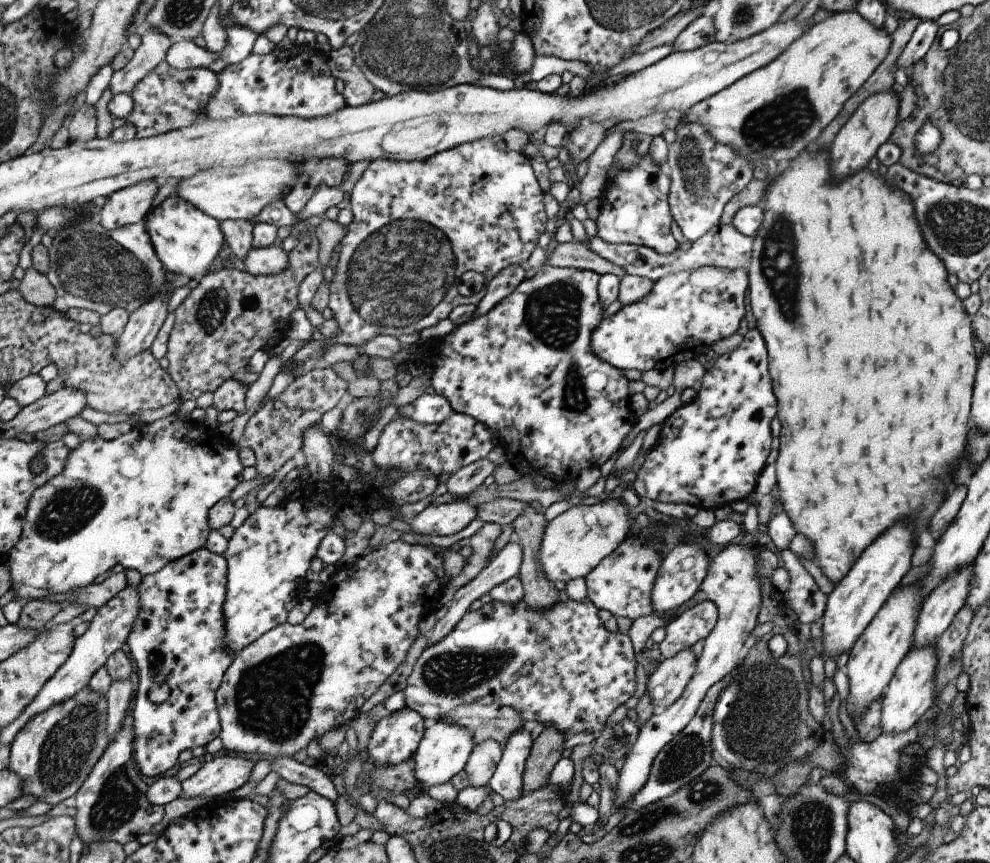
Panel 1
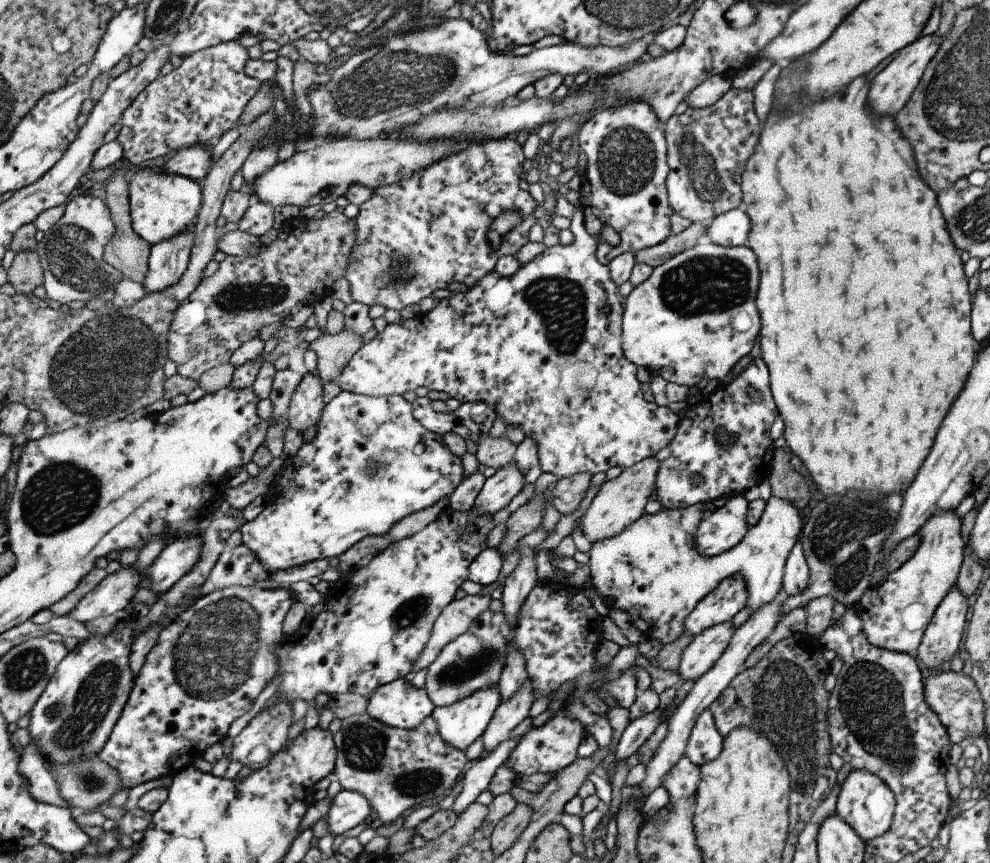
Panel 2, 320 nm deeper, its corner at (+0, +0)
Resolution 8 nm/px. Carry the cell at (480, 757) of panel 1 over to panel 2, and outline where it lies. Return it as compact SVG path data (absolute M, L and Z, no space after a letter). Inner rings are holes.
M526 679L513 692L513 696L503 700L498 705L498 709L494 712L489 726L482 734L483 754L488 755L499 742L509 738L509 732L528 717L528 711L533 701L533 686Z

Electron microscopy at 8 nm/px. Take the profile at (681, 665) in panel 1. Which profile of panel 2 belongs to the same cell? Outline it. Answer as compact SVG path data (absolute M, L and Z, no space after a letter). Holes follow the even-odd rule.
M727 620L695 635L679 656L679 663L675 670L679 678L683 682L687 680L694 682L699 679L715 664L719 656L723 655L733 634L733 626Z

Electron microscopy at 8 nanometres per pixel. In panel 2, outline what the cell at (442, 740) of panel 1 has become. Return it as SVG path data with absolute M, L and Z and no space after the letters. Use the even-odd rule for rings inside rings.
M491 684L459 703L436 707L432 715L438 720L441 736L447 744L467 751L479 740L500 704L497 688Z

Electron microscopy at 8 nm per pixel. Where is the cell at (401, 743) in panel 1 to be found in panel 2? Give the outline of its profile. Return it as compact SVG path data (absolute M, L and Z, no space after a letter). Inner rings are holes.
M410 678L384 684L369 696L368 713L392 727L417 728L436 709L425 687L417 688Z

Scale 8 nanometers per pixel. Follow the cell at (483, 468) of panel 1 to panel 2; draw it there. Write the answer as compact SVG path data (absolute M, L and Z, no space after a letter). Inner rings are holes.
M487 433L479 440L479 444L476 444L476 449L481 468L491 467L497 470L511 463L516 446L505 436L493 438Z

